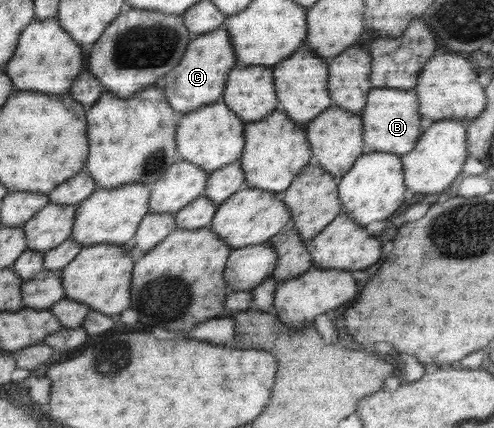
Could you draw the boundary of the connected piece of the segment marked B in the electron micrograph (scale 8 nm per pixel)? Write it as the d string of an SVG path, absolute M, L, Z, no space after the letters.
M371 89L367 95L365 108L359 115L363 123L364 154L387 153L401 157L415 148L424 132L421 128L419 99L413 90Z

